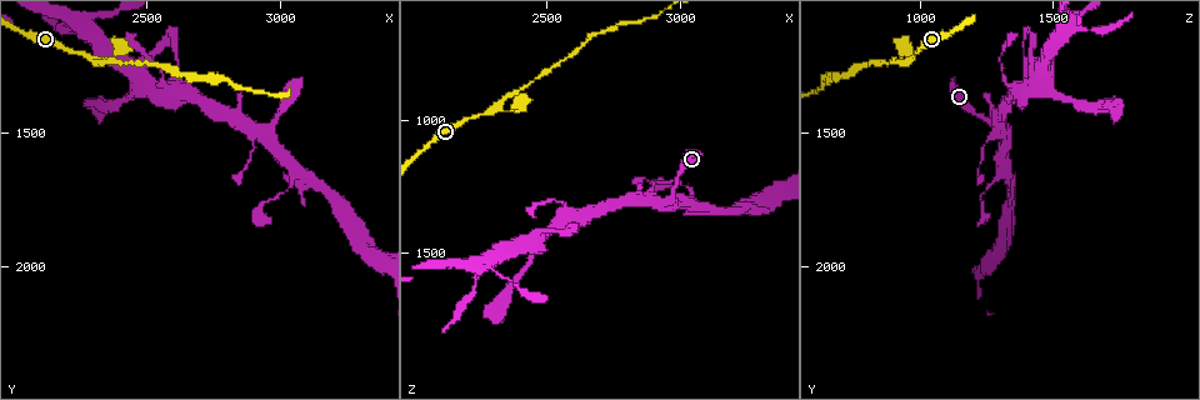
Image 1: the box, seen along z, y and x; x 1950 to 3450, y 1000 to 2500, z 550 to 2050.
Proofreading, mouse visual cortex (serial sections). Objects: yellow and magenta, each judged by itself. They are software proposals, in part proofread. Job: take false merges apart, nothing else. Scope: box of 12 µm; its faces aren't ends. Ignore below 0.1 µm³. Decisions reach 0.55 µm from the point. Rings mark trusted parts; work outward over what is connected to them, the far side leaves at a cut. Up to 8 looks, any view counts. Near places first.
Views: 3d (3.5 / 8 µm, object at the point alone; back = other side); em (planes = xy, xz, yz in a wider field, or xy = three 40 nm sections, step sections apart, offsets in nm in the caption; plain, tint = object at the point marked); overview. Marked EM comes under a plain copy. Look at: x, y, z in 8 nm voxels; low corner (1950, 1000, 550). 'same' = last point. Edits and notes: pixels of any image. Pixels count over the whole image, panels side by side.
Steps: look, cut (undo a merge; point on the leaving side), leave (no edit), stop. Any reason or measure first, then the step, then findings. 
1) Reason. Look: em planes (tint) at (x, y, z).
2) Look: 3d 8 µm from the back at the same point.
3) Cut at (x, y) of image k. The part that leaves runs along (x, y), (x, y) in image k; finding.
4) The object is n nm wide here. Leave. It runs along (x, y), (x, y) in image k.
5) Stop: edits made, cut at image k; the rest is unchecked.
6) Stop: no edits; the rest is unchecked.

Branch point. Look: 3d 3.5 µm at (2310, 1230, 960).

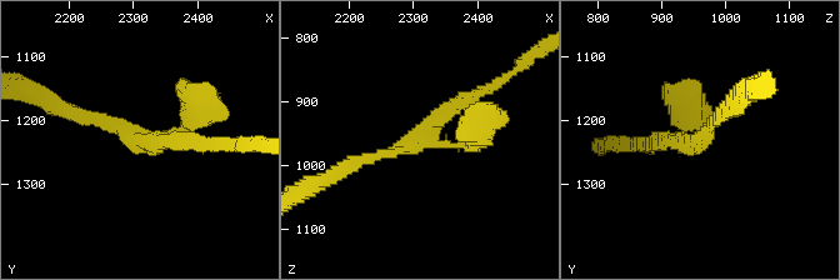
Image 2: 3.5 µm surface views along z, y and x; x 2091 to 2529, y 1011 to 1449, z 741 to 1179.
Now the EM. Look: em xy step 5 (tint) at (2315, 1230, 955).

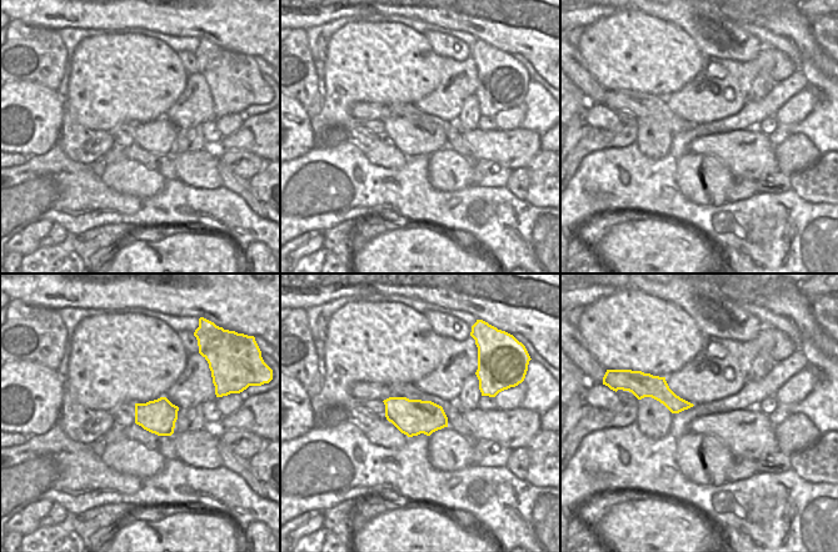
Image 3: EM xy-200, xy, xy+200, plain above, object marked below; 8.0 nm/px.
Another direction. Look: em xy step 3 (tint) at the same point.

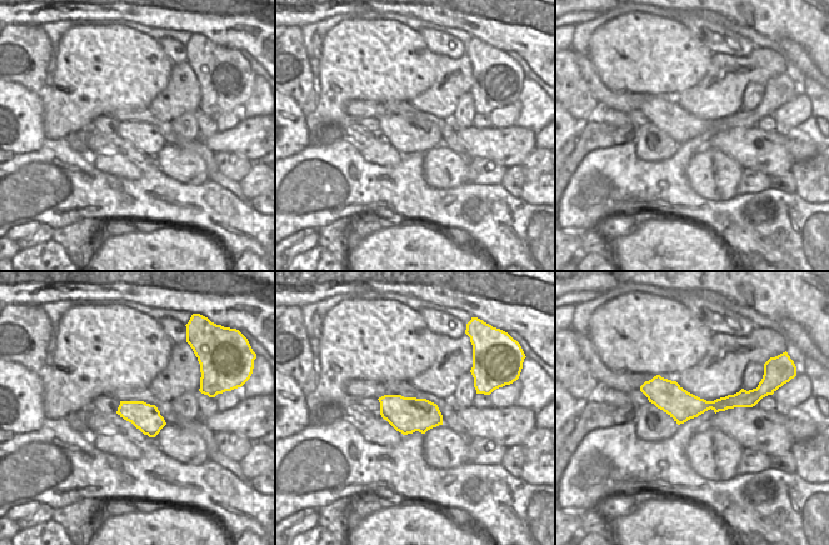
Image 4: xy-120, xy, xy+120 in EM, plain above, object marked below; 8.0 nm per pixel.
The arms are 150, 200, 250 nm wide. Leave. It runs along (644, 388), (680, 405), (757, 394) in image 4; all the same cell.

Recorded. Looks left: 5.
Branch point. Look: 3d 3.5 µm at (2940, 1490, 1310).

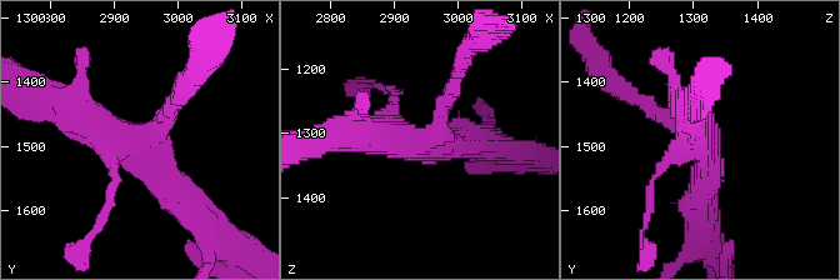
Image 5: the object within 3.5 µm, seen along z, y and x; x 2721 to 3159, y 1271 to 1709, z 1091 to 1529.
Look: em xy step 2 (tint) at (2945, 1490, 1315).

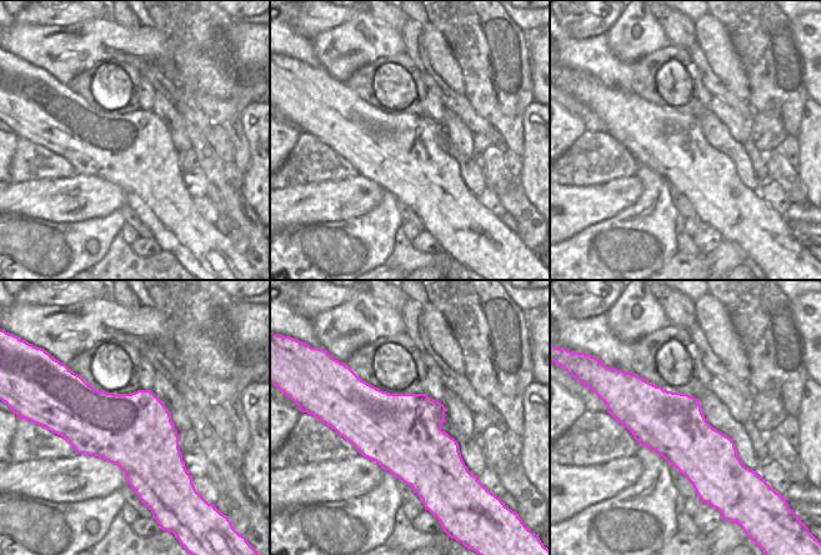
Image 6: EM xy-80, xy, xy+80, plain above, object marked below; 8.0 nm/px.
Leave. It runs along (453, 80), (421, 141), (349, 131) in image 5; all the same cell.

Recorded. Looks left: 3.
Three arms meet. Look: 3d 3.5 µm at (2530, 1310, 1410).

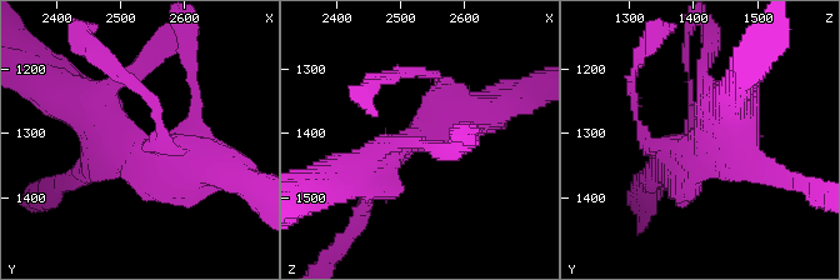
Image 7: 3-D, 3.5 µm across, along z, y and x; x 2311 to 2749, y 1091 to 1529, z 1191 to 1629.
3 arms meet here; the arms are 300, 450, 500 nm wide; shape alone is not enough. Look: em xy step 3 (tint) at (2520, 1315, 1410).

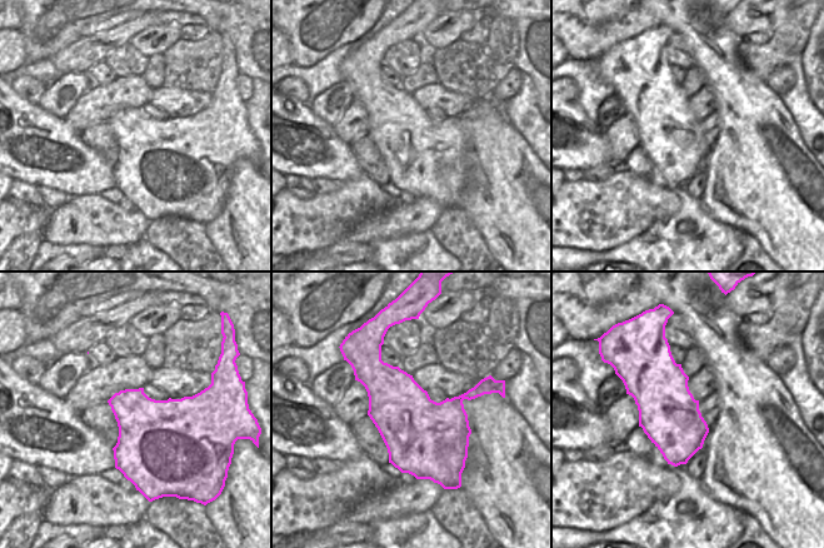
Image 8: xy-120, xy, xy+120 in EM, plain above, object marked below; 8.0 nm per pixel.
Leave. One cell here.

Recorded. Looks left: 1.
Stop: no edits; the rest is unchecked.

